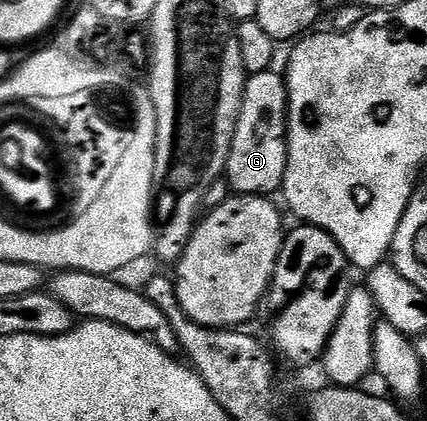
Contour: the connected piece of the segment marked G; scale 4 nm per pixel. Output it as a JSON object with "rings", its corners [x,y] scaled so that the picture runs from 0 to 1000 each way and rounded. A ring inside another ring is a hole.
{"rings":[[[649,166],[583,181],[567,216],[567,257],[534,363],[525,423],[541,456],[557,463],[639,466],[658,456],[674,392],[674,247],[670,190]],[[644,454],[644,458],[639,456]]]}

